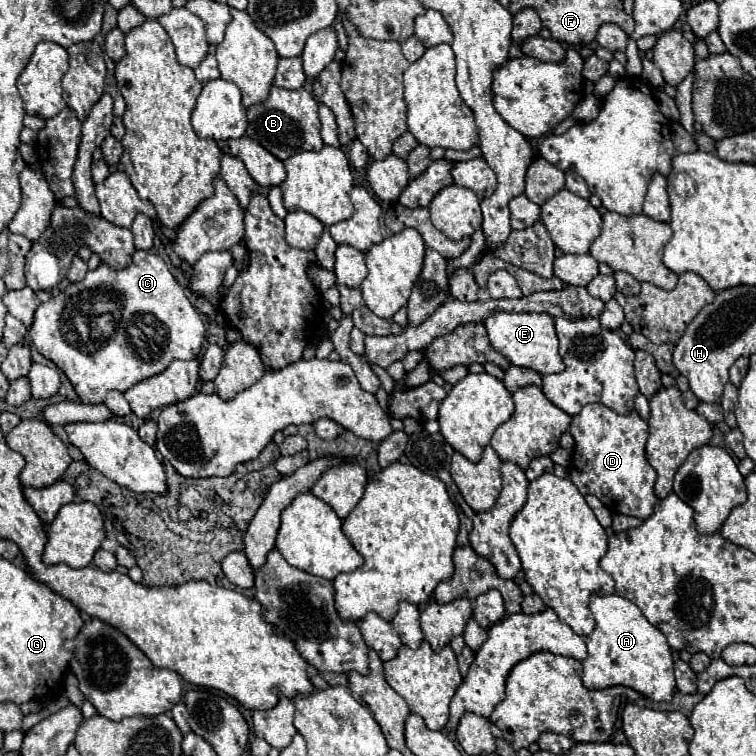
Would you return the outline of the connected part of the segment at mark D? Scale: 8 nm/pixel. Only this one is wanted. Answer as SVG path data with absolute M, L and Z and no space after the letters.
M590 403L586 405L578 415L572 417L570 433L574 437L574 455L572 455L572 467L570 467L570 481L578 487L582 495L596 495L612 513L624 513L640 519L648 519L652 515L652 507L658 501L654 495L654 483L656 483L656 471L646 461L646 439L648 439L648 423L640 419L636 411L628 415L620 415L602 403Z

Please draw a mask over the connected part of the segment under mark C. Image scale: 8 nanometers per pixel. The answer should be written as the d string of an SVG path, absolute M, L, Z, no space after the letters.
M134 251L134 261L130 267L126 269L120 269L120 271L114 271L110 269L108 265L100 265L98 269L94 271L88 271L86 277L78 283L70 283L62 293L58 293L56 297L52 297L48 303L42 303L38 309L36 309L36 315L34 315L34 325L30 329L30 339L32 339L32 345L36 347L36 351L40 355L44 355L46 359L54 361L68 377L68 381L72 383L74 391L78 393L80 401L82 403L90 403L90 405L98 405L106 399L106 393L116 389L116 391L128 391L132 385L140 383L142 379L148 379L148 377L154 377L158 373L162 373L174 359L196 359L200 355L200 349L202 349L202 343L206 339L206 327L204 327L204 321L200 317L200 313L196 311L196 307L188 301L188 297L184 295L184 289L178 285L178 281L174 279L174 275L168 271L166 263L162 257L154 255L154 253L148 253L148 251Z

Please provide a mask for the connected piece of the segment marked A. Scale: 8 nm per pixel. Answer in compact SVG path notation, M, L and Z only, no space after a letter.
M616 593L614 595L592 595L590 609L596 619L596 629L584 639L588 645L588 657L584 661L584 673L582 673L584 685L588 689L624 685L654 701L670 701L674 695L674 689L676 689L676 681L674 681L672 651L670 651L670 645L668 645L664 633L658 627L654 627L652 623L648 623L648 619L642 615L642 611L632 601L628 601Z

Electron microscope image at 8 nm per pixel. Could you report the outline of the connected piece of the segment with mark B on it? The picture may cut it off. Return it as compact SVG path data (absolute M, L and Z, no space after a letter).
M272 87L270 97L264 103L258 103L248 109L248 131L246 135L268 149L280 161L286 161L298 151L320 151L324 147L320 137L320 119L318 119L318 101L306 89L282 89Z

